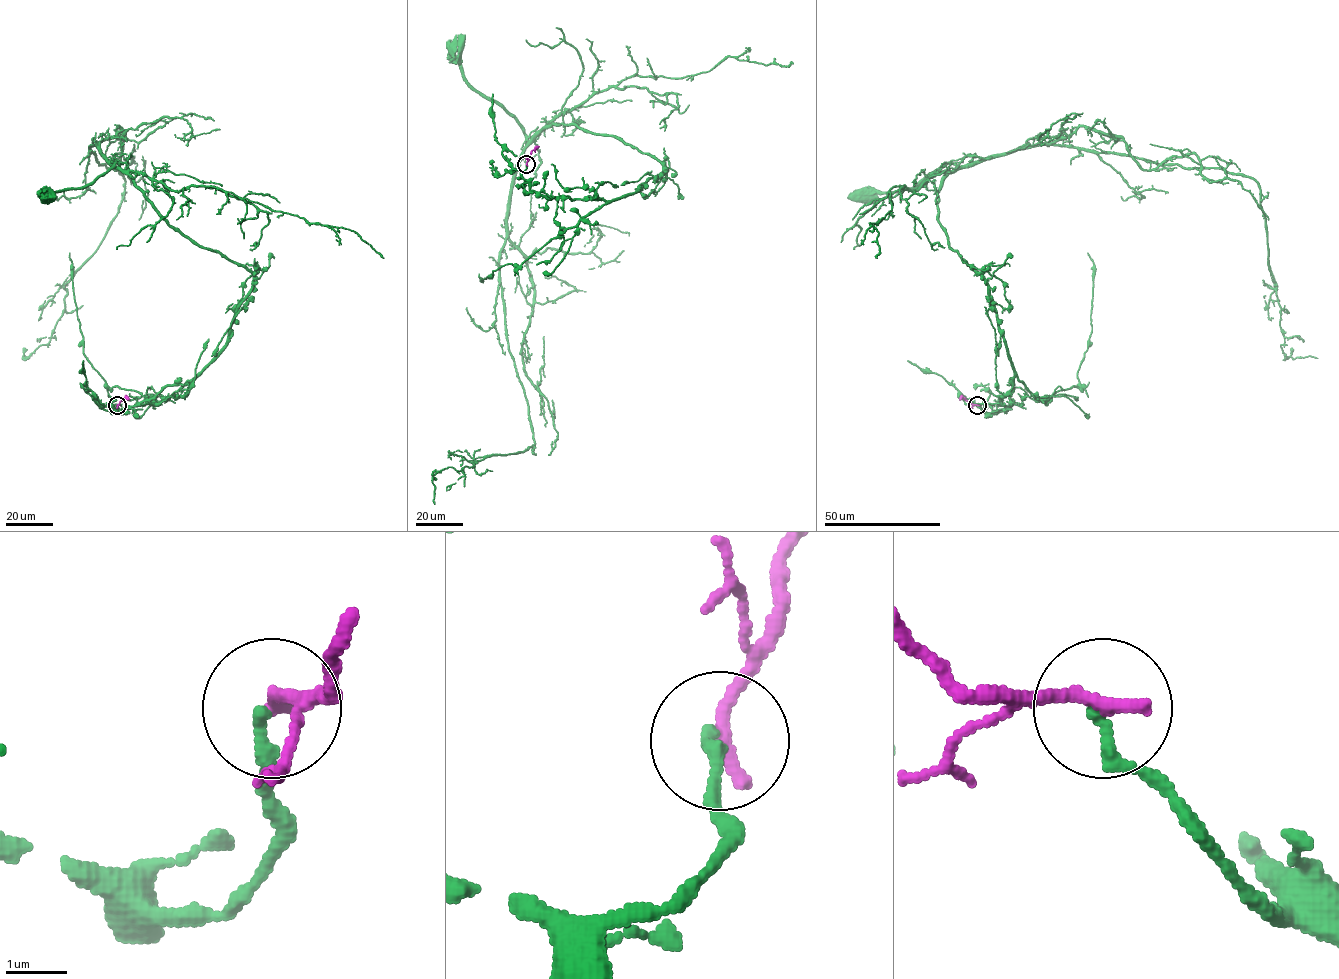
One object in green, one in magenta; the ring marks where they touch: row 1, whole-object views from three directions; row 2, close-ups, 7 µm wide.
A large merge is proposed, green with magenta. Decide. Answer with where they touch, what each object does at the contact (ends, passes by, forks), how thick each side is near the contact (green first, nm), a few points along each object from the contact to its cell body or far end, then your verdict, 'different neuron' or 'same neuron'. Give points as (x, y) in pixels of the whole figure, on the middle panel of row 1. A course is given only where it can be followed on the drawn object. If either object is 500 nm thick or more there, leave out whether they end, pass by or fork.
(526, 164) | green ends | magenta ends | 240/280 nm | green via (526, 164), (531, 190), (606, 201), (662, 166), (574, 124), (529, 142), (467, 82), (460, 42) | magenta via (526, 164), (532, 150), (539, 146) | different neuron

